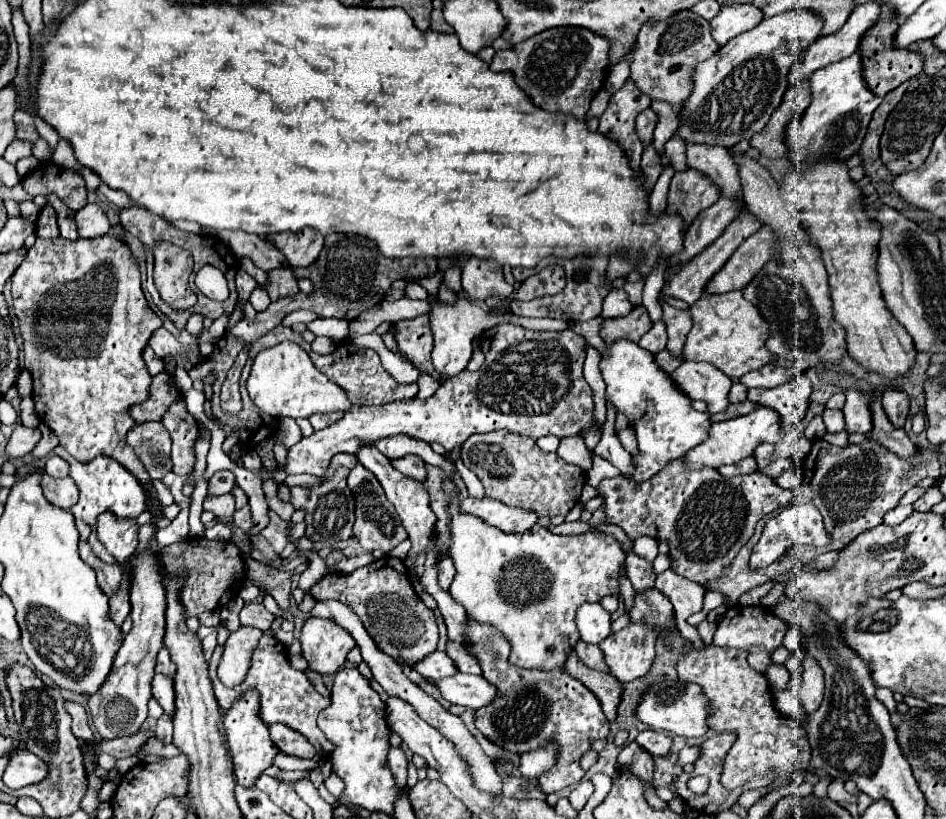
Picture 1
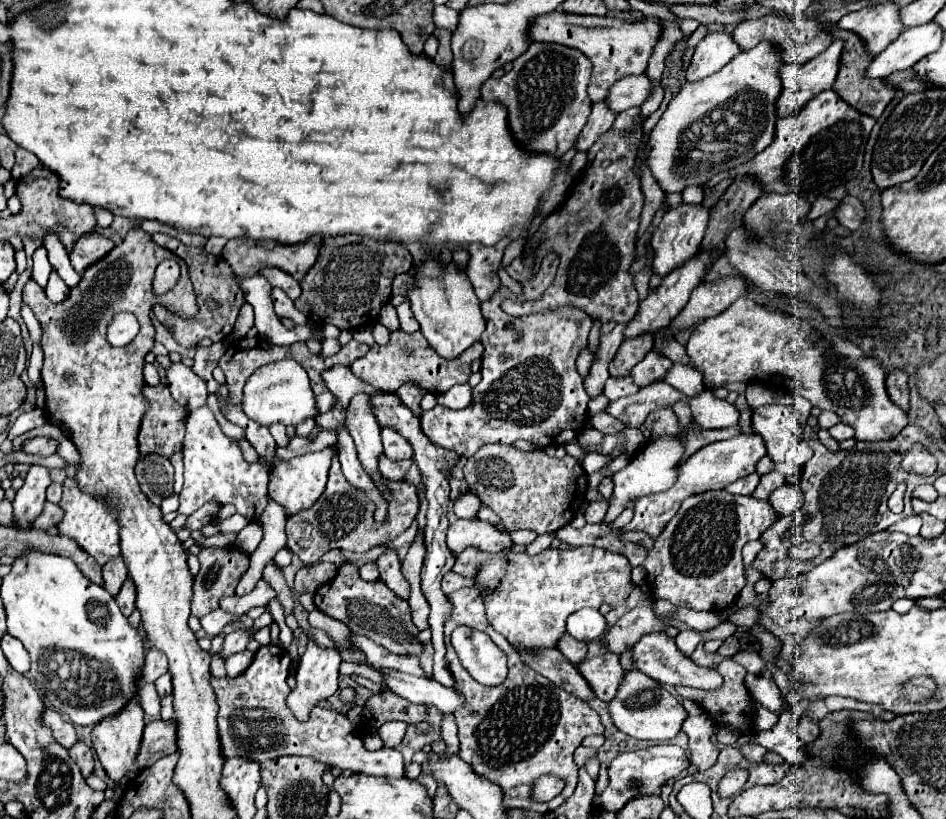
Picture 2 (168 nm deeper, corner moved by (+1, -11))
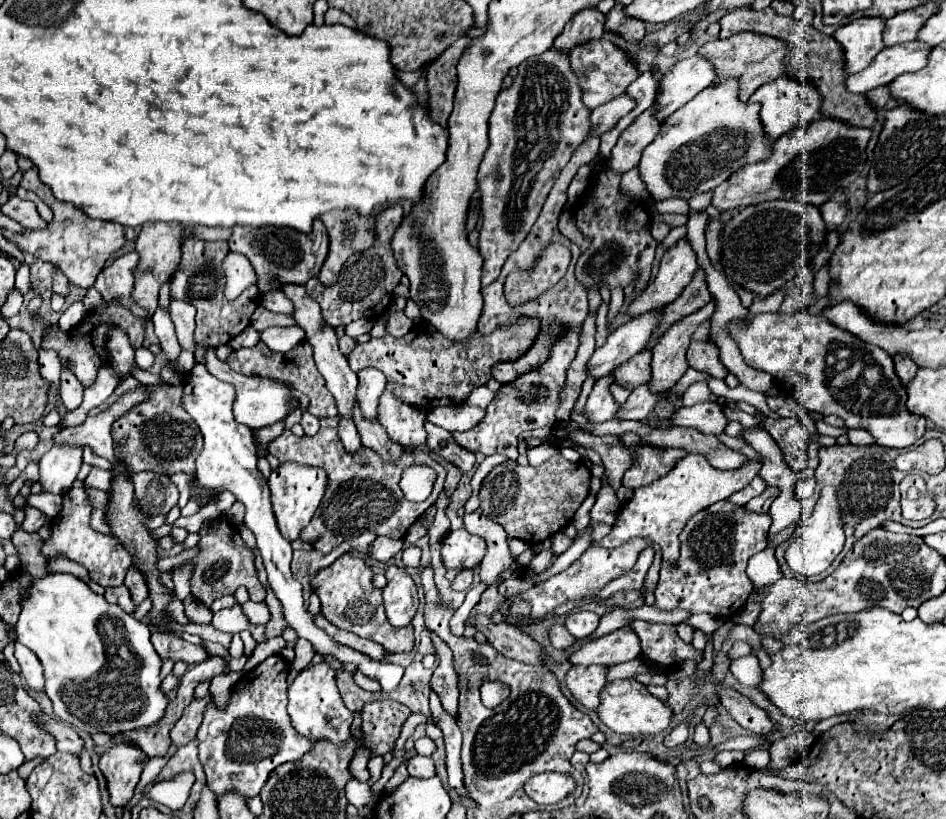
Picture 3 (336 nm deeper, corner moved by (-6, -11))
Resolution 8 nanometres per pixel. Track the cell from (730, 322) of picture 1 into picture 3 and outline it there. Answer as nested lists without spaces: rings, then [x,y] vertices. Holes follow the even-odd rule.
[[[801,310],[791,314],[747,314],[745,318],[731,320],[727,330],[737,342],[743,360],[757,370],[769,372],[777,382],[787,386],[807,412],[821,412],[823,416],[835,414],[845,420],[847,428],[863,428],[875,438],[875,444],[887,448],[907,448],[923,436],[925,418],[905,408],[905,388],[895,374],[893,358],[885,350],[865,344],[857,336],[833,326],[823,316]]]

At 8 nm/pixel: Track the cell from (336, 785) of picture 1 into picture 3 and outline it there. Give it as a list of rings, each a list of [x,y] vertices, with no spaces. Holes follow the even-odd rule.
[[[325,660],[303,670],[291,682],[287,712],[289,712],[293,728],[297,728],[297,732],[301,732],[303,736],[307,736],[311,740],[327,738],[337,746],[343,746],[349,740],[349,726],[355,716],[351,710],[345,708],[345,704],[339,696],[339,690],[337,690],[335,670]]]

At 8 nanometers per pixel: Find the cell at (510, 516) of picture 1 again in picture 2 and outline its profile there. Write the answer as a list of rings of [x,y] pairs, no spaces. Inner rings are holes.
[[[458,520],[448,528],[446,544],[454,556],[458,556],[468,546],[482,552],[500,552],[512,546],[510,534],[498,532],[490,522],[484,520]]]

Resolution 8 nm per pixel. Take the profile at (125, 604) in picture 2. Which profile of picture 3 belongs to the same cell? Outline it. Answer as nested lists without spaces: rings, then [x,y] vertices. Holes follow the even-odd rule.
[[[133,566],[133,568],[129,568],[129,576],[125,576],[125,586],[129,588],[129,592],[131,592],[131,598],[133,598],[133,604],[135,604],[135,606],[139,606],[139,604],[149,596],[145,576],[143,576],[135,566]]]

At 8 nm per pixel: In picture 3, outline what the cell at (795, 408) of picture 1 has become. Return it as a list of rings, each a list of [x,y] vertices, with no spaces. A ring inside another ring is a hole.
[[[765,418],[763,422],[765,430],[773,436],[773,440],[779,444],[785,462],[791,466],[793,472],[801,472],[807,462],[807,446],[809,436],[805,428],[801,426],[799,418]]]

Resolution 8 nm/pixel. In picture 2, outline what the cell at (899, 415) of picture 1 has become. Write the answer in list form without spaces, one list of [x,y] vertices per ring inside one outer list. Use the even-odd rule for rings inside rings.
[[[892,370],[886,378],[886,390],[890,394],[890,400],[898,404],[900,408],[908,410],[908,374],[904,370]]]

